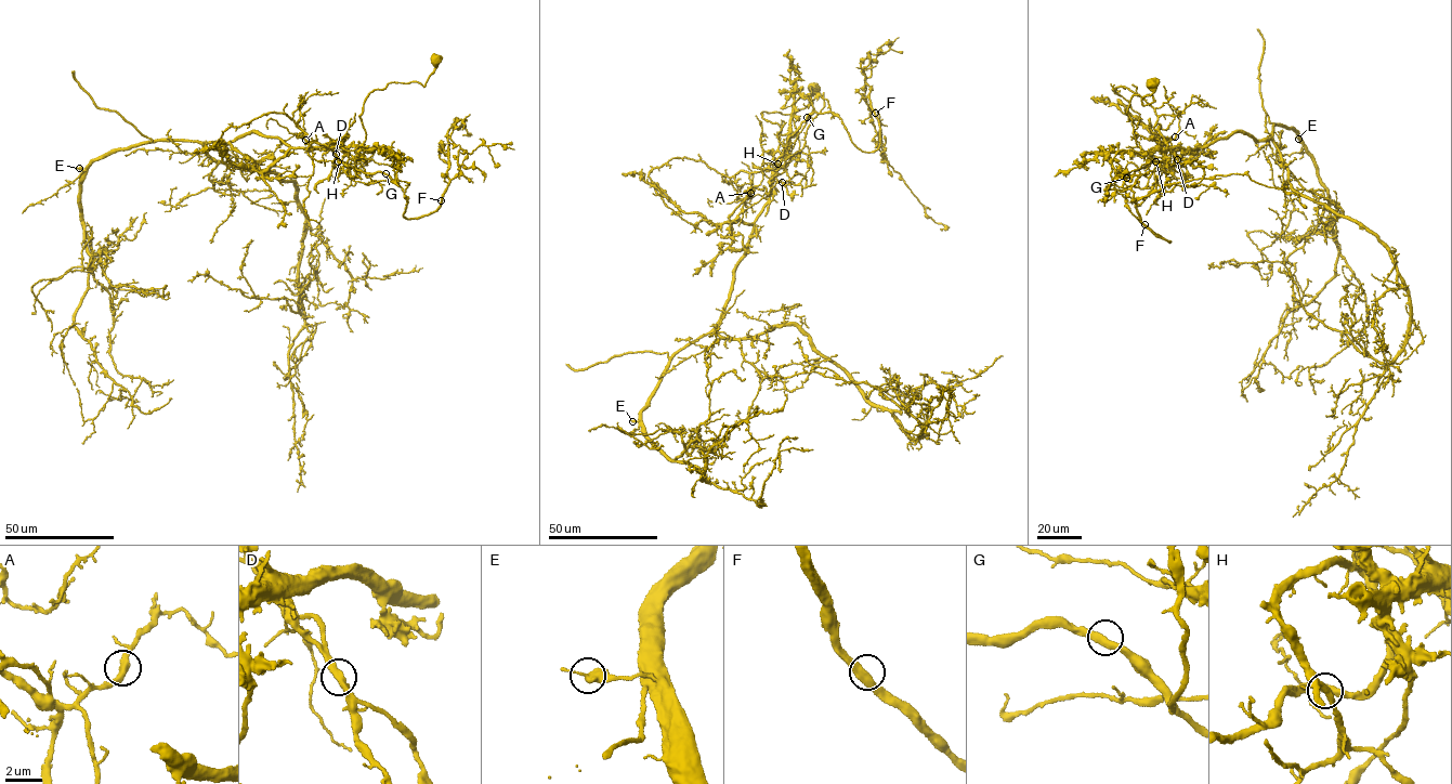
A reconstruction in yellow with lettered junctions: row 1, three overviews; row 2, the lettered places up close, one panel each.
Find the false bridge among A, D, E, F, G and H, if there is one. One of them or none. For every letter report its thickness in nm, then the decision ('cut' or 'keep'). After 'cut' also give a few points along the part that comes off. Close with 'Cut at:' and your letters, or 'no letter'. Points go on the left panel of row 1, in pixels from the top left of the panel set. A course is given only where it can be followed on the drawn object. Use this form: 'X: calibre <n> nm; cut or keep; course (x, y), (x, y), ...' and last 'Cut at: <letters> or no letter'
A: calibre 440 nm; keep
D: calibre 400 nm; cut; course (336, 154), (326, 145), (384, 173), (403, 214), (418, 218), (441, 204), (456, 121), (462, 135)
E: calibre 400 nm; keep
F: calibre 400 nm; keep
G: calibre 400 nm; keep
H: calibre 400 nm; keep
Cut at: D

